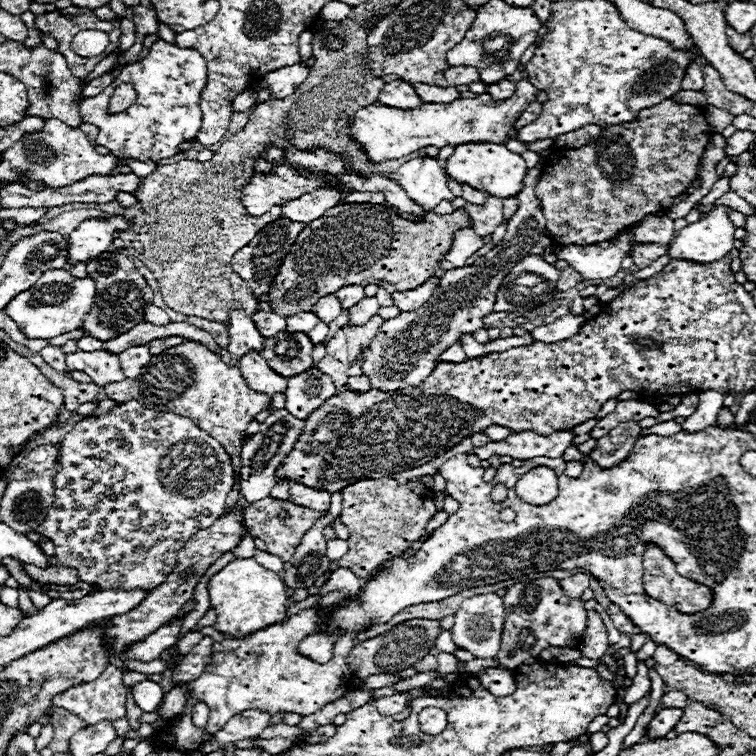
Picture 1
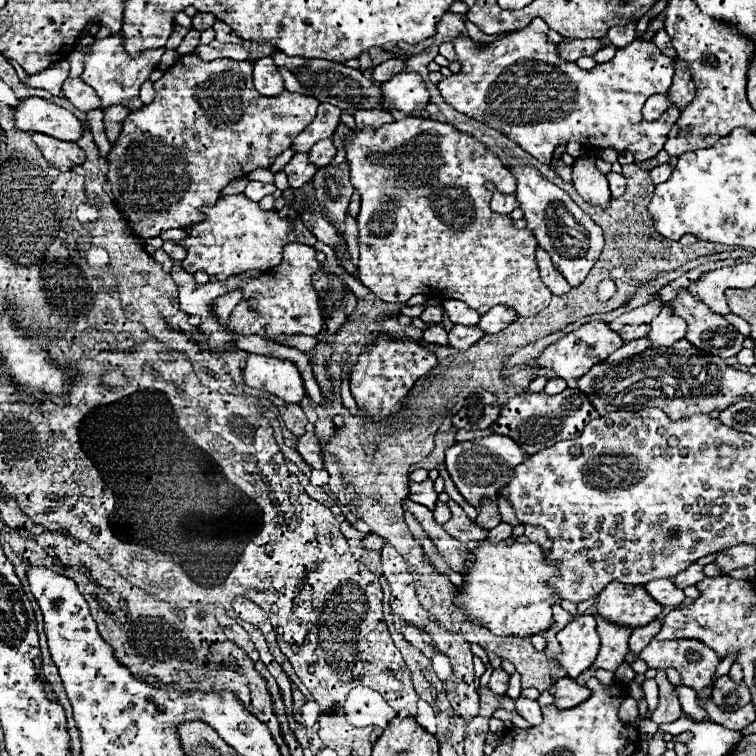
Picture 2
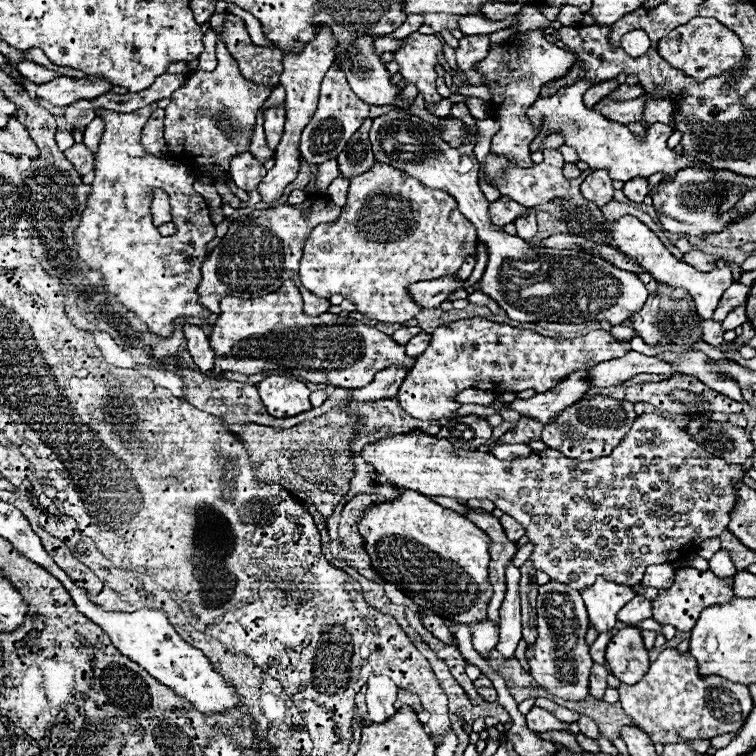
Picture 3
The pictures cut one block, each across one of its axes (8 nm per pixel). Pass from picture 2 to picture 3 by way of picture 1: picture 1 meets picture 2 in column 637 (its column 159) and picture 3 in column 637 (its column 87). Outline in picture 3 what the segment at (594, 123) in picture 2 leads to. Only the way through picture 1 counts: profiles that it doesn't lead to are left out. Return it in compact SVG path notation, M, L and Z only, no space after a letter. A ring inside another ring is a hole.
M602 98L594 106L594 110L604 114L608 120L620 124L630 124L630 122L640 124L640 114L644 112L644 98L634 98L632 102L612 102L610 98Z

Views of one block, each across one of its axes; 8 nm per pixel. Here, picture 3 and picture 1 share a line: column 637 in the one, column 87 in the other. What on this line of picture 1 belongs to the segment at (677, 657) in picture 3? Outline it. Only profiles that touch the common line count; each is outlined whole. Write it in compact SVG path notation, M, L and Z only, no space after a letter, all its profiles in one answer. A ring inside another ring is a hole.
M108 666L94 682L72 686L70 690L56 694L52 706L80 714L88 726L100 720L122 718L126 714L126 686L122 684L122 670Z

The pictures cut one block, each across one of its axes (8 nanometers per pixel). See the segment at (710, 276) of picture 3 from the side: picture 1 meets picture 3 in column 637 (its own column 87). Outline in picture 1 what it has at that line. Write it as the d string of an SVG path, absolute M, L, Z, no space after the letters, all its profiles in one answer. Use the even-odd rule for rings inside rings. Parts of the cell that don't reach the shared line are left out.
M110 216L110 218L88 218L84 220L70 236L70 248L68 248L68 262L88 262L96 258L98 254L106 252L110 244L114 242L114 234L120 230L128 230L132 226L132 220L126 220L122 216Z

